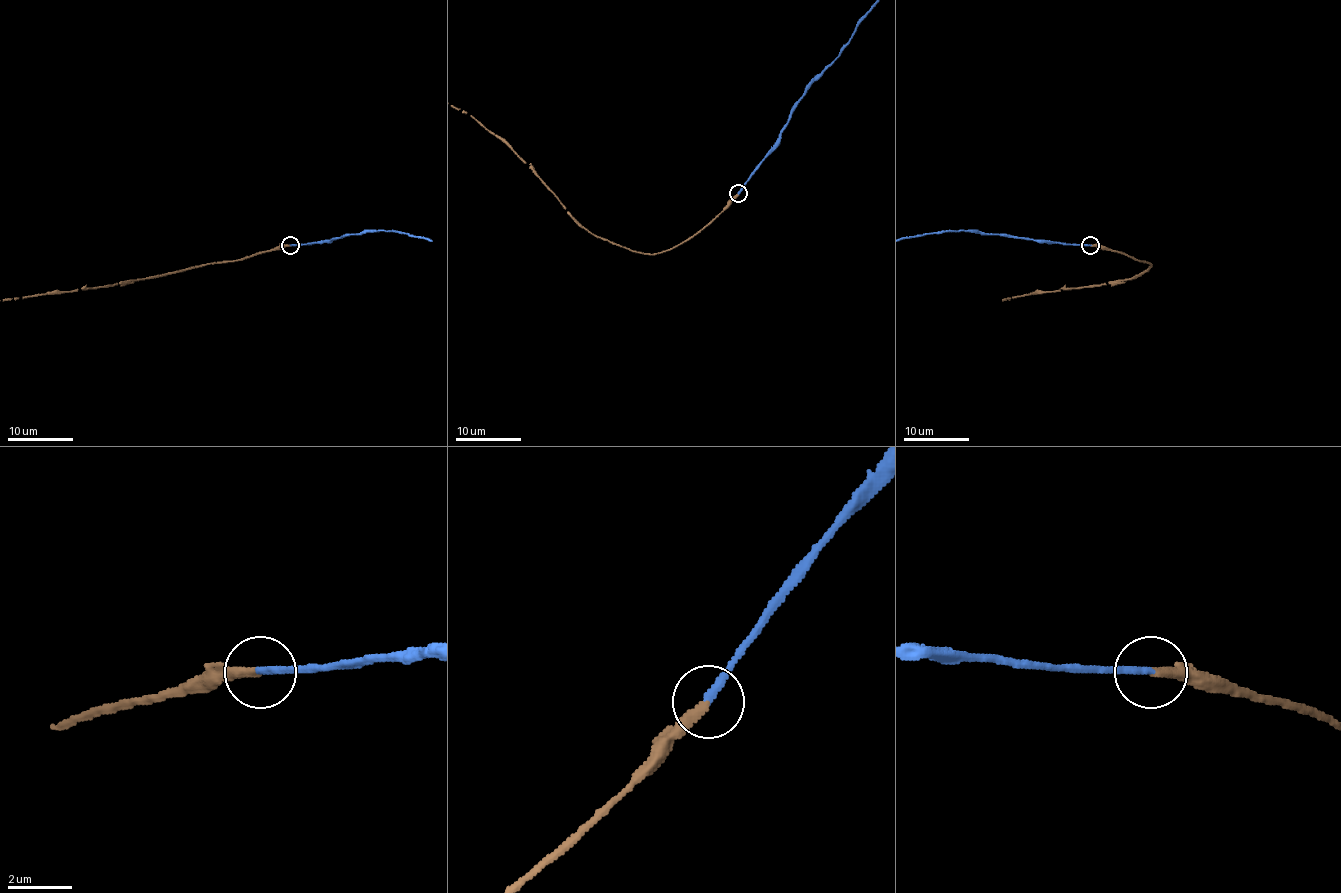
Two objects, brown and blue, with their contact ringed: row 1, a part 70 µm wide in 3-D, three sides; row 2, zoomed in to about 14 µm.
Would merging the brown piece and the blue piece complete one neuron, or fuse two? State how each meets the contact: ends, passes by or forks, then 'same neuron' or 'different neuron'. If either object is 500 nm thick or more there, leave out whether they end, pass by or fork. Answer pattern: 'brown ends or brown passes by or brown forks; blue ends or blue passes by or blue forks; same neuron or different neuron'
brown ends; blue ends; same neuron

